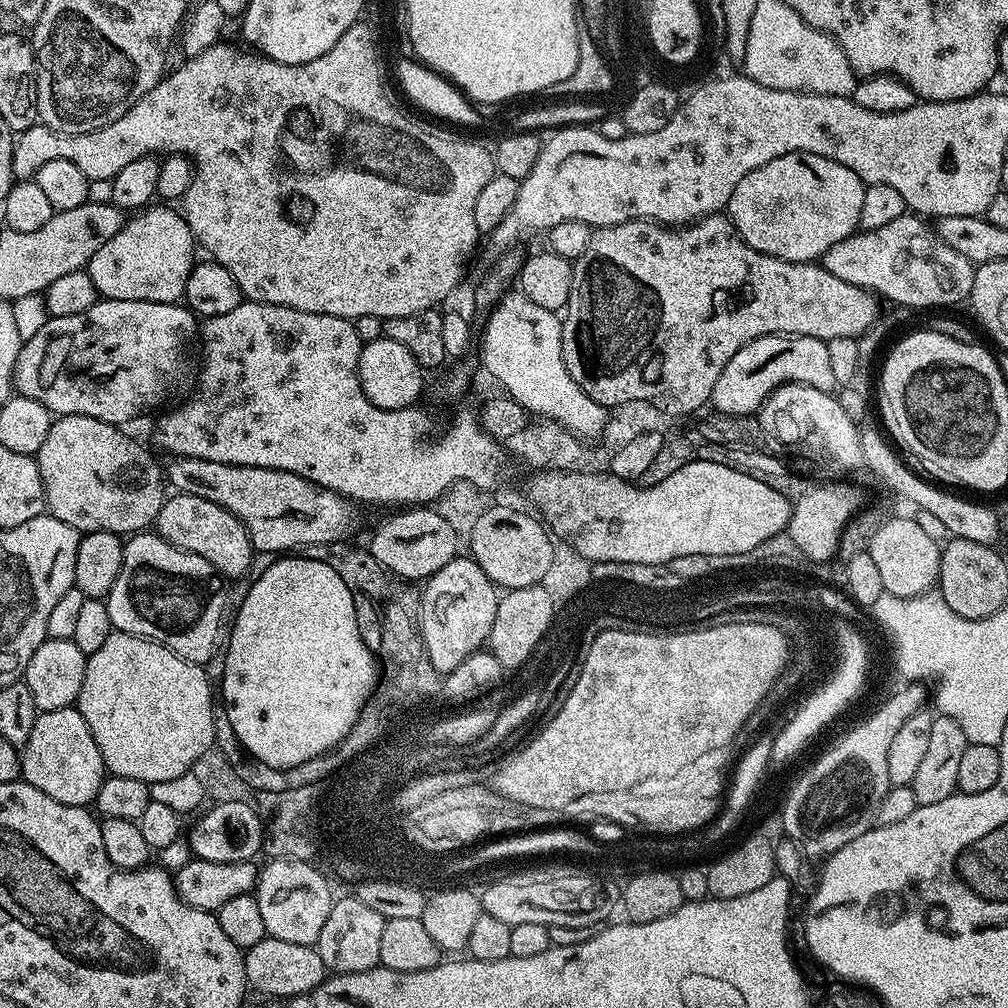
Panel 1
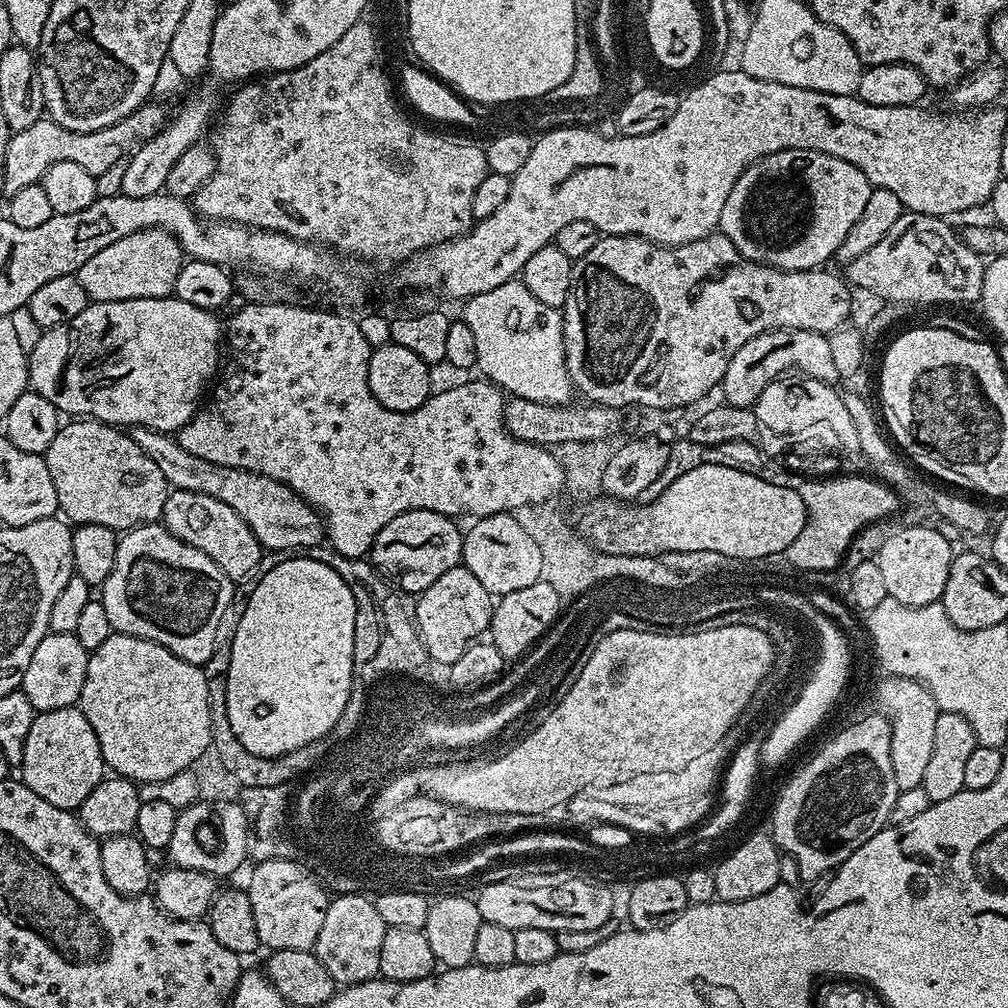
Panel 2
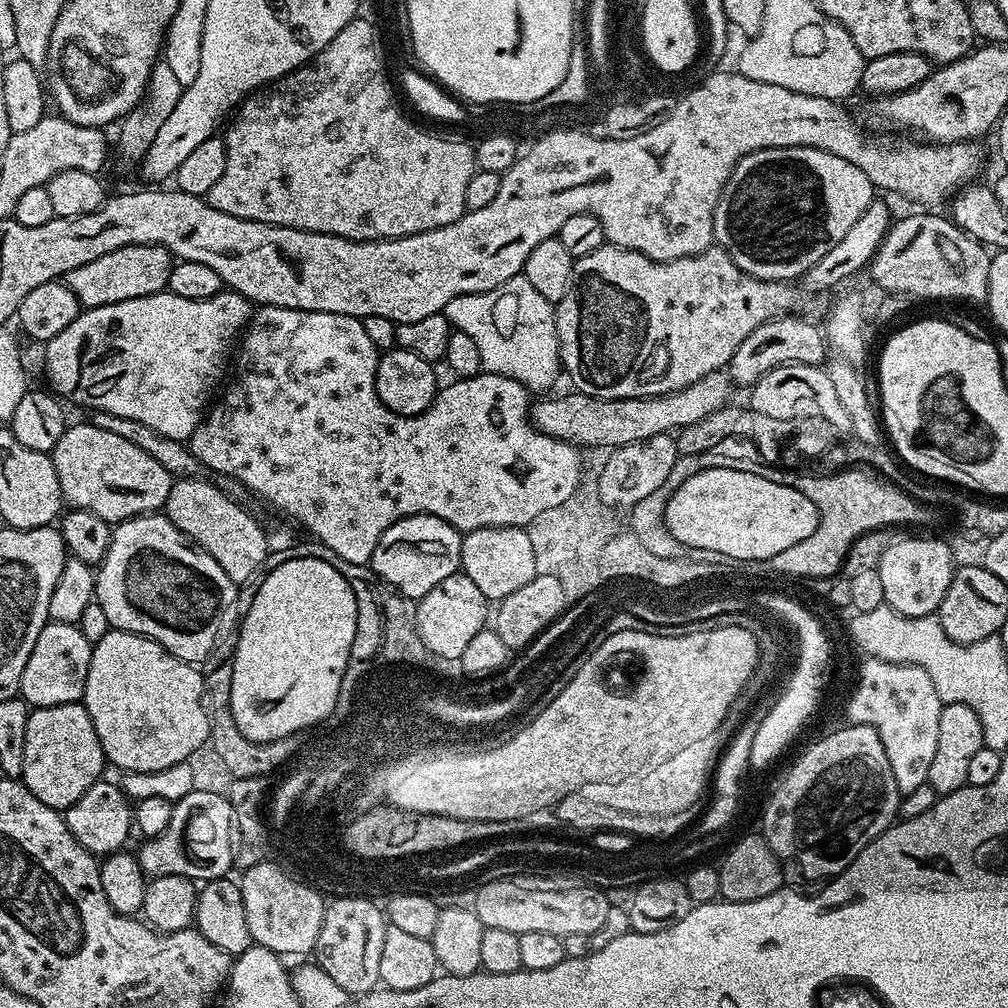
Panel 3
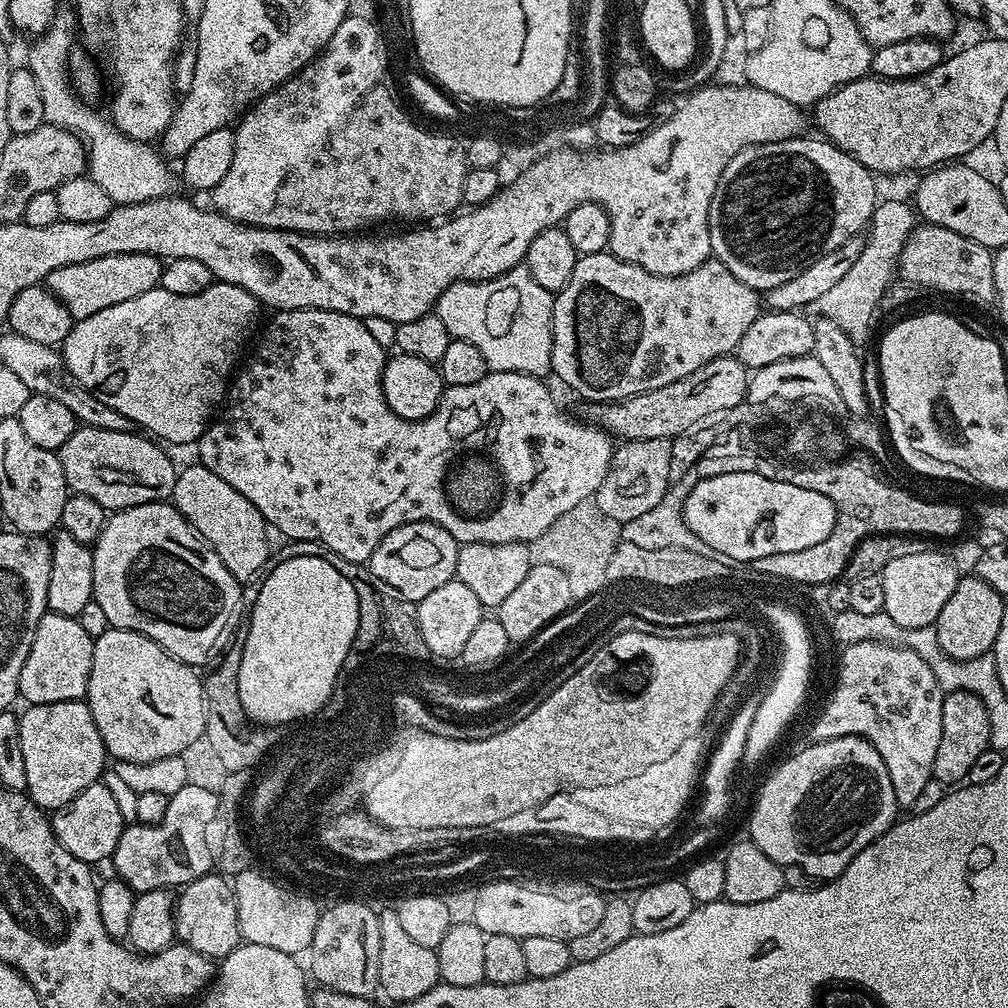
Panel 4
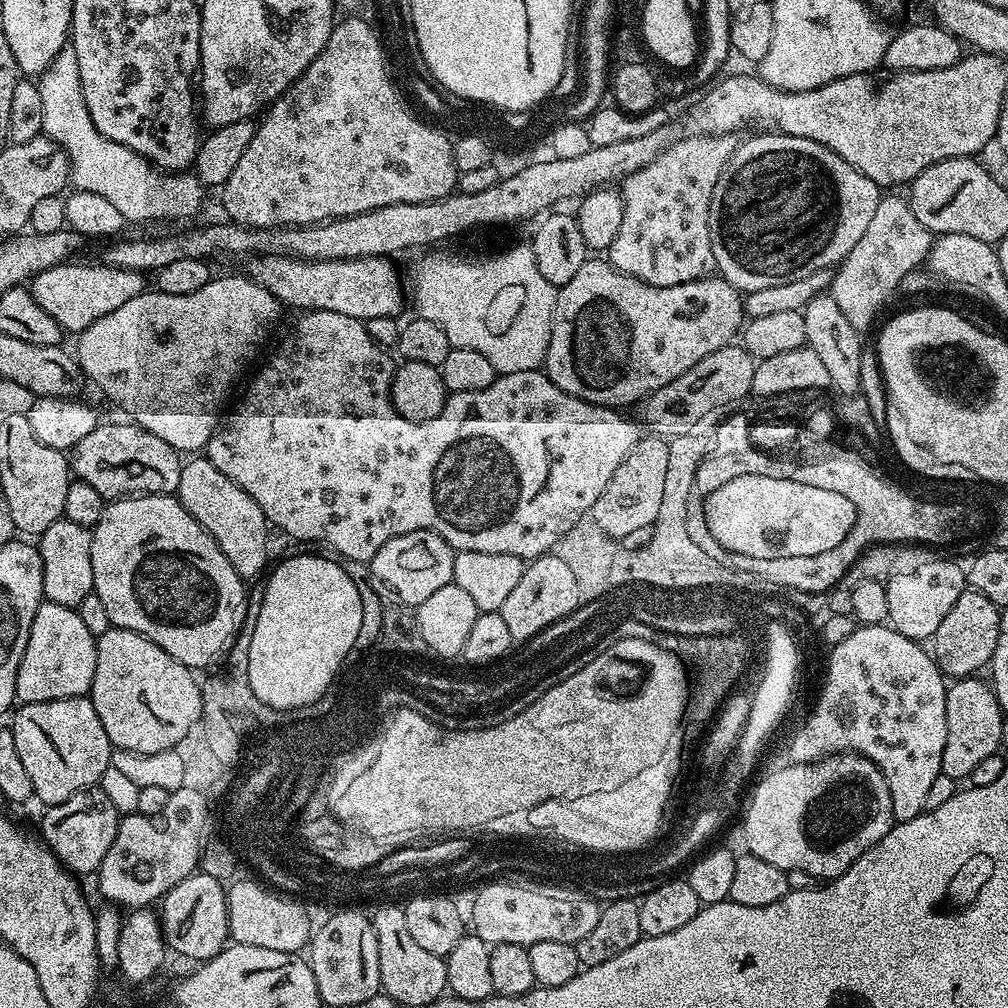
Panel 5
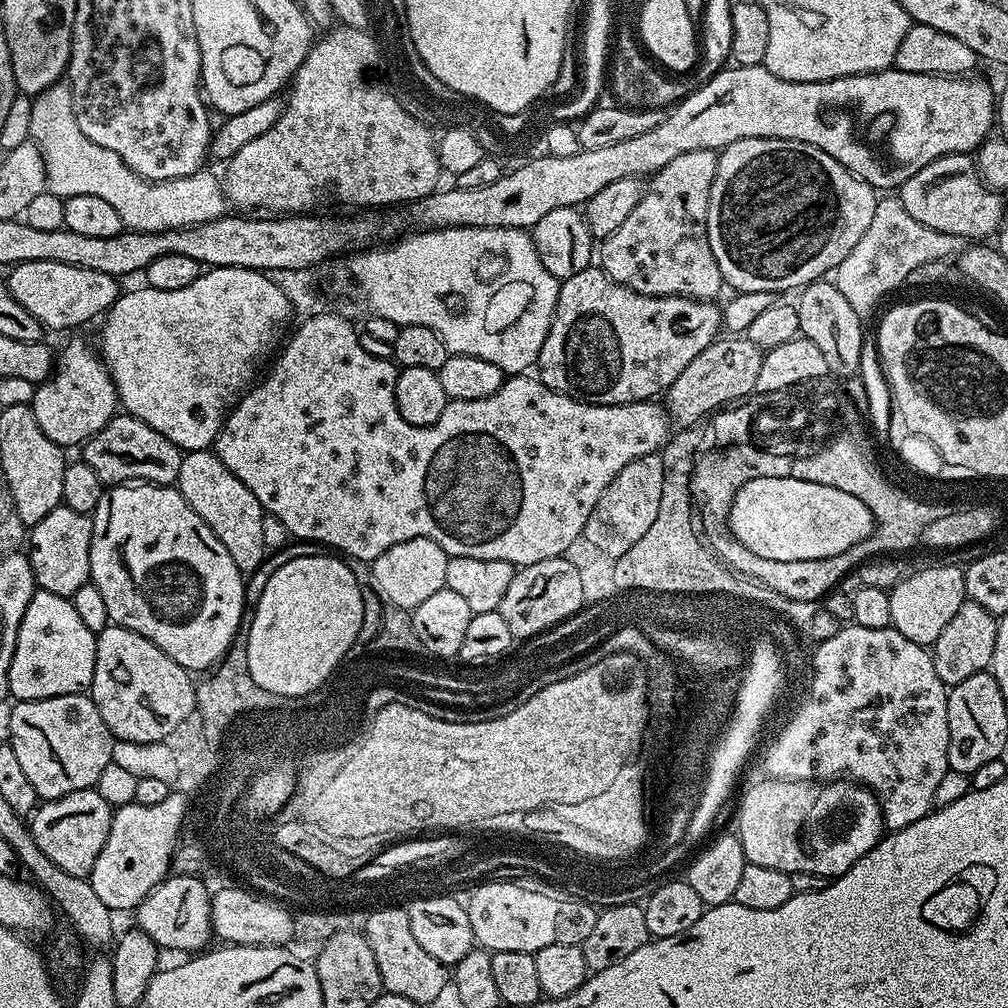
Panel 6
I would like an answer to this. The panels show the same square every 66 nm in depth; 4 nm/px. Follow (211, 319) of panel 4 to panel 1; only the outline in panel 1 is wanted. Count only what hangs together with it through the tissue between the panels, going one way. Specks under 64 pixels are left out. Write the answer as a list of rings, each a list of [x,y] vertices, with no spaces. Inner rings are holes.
[[[97,299],[90,310],[82,314],[70,314],[70,318],[58,318],[53,316],[34,334],[34,338],[23,341],[18,362],[16,363],[16,374],[14,377],[14,388],[17,393],[26,398],[34,398],[42,402],[42,406],[49,408],[57,417],[62,416],[89,416],[98,418],[102,422],[110,422],[117,426],[127,425],[127,420],[132,420],[135,416],[143,414],[147,408],[152,408],[155,404],[160,404],[176,387],[187,389],[194,376],[194,364],[192,368],[192,356],[188,351],[192,348],[192,339],[198,336],[198,317],[191,308],[183,303],[175,304],[155,304],[154,302],[134,302],[133,300],[106,300]]]

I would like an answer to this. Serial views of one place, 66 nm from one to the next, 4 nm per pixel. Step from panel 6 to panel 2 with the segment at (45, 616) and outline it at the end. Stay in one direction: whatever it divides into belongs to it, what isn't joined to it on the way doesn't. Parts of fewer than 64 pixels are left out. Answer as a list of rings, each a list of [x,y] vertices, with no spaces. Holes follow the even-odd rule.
[[[49,632],[44,636],[42,642],[38,642],[34,649],[34,654],[30,657],[30,666],[26,666],[24,675],[22,691],[26,698],[30,698],[30,706],[34,706],[37,712],[49,712],[79,705],[82,682],[86,682],[89,655],[73,633]]]

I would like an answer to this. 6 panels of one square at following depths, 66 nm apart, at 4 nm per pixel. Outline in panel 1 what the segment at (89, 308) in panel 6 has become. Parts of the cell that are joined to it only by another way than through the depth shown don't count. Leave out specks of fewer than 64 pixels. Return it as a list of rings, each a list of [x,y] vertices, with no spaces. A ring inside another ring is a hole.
[[[149,206],[137,211],[133,218],[125,219],[122,230],[90,258],[87,272],[94,282],[97,293],[106,300],[133,300],[134,302],[154,302],[155,304],[175,304],[183,301],[186,290],[186,278],[190,278],[190,270],[194,263],[192,255],[198,252],[197,245],[192,238],[190,226],[175,207]]]

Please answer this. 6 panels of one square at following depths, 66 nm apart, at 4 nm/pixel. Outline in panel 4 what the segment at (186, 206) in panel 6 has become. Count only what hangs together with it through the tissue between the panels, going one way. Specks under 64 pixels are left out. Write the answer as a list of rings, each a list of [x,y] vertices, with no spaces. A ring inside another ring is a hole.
[[[61,11],[55,20],[49,24],[48,29],[43,34],[37,35],[32,44],[32,49],[28,52],[26,67],[34,74],[34,82],[38,82],[38,91],[42,94],[42,110],[44,111],[44,123],[53,124],[59,128],[65,128],[75,132],[86,145],[88,154],[87,175],[91,176],[106,194],[110,194],[113,205],[137,204],[138,202],[150,202],[163,196],[171,196],[177,191],[176,180],[172,177],[172,172],[167,168],[165,157],[159,151],[156,152],[151,143],[148,142],[126,142],[126,138],[118,129],[113,128],[107,119],[104,120],[98,113],[88,109],[91,108],[85,101],[76,95],[70,87],[70,59],[68,51],[72,48],[72,32],[74,36],[74,25],[77,23],[75,11]]]

